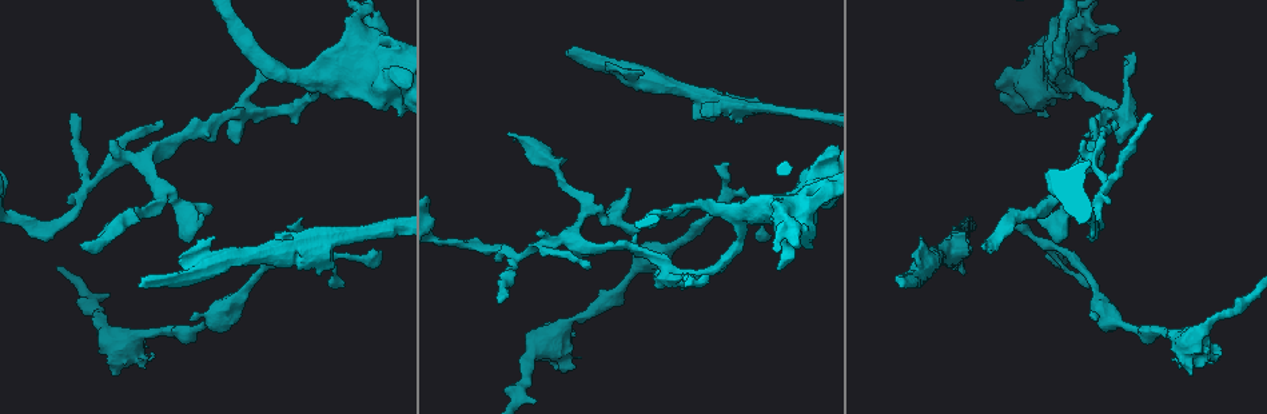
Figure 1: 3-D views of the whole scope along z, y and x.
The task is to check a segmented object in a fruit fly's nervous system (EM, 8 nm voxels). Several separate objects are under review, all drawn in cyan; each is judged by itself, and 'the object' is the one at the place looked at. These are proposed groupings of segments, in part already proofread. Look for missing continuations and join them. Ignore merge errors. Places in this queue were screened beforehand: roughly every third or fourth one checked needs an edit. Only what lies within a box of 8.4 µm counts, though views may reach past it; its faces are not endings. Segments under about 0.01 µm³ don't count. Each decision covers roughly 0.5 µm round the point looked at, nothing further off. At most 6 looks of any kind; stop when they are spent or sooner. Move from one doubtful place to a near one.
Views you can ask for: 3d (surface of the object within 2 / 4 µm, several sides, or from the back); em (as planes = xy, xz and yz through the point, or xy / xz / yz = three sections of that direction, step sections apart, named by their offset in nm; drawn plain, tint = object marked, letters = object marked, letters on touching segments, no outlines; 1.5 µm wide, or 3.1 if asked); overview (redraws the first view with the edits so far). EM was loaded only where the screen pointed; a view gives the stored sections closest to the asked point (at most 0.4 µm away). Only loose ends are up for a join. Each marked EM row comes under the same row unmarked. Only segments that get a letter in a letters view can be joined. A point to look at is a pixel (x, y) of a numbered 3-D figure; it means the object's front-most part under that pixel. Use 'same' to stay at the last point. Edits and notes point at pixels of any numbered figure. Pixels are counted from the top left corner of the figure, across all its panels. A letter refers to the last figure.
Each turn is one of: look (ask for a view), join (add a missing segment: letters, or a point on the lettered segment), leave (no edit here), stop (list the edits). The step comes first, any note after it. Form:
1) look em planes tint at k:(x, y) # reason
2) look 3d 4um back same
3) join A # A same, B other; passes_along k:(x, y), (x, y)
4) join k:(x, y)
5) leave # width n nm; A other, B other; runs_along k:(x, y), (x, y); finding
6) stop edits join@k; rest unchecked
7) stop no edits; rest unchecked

look 3d 2um at 1:(566, 55) # long arm stops here

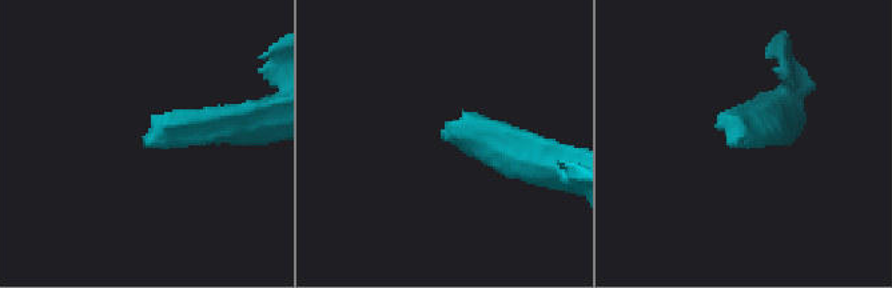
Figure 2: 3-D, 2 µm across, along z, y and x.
look em xy step 8 letters at 2:(741, 137) # now the EM

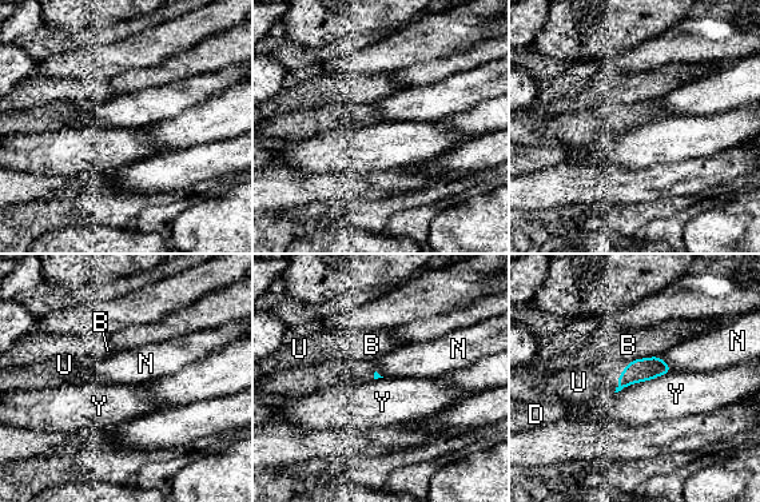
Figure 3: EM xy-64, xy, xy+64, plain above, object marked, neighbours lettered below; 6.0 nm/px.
look em planes letters same

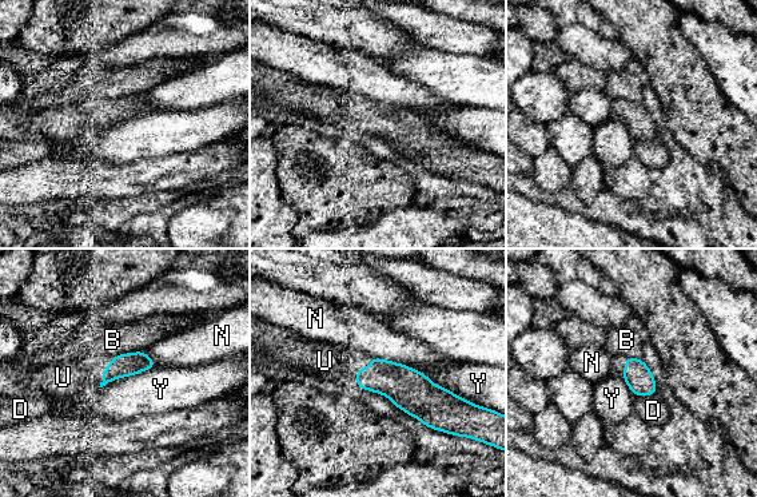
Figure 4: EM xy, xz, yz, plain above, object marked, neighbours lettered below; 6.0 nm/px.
leave # B other, D other, N other, U other, Y other; border 4:(409, 366), (467, 401); no lettered segment goes on from it

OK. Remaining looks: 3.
look em xz step 8 tint at 1:(638, 232) # branch stops here

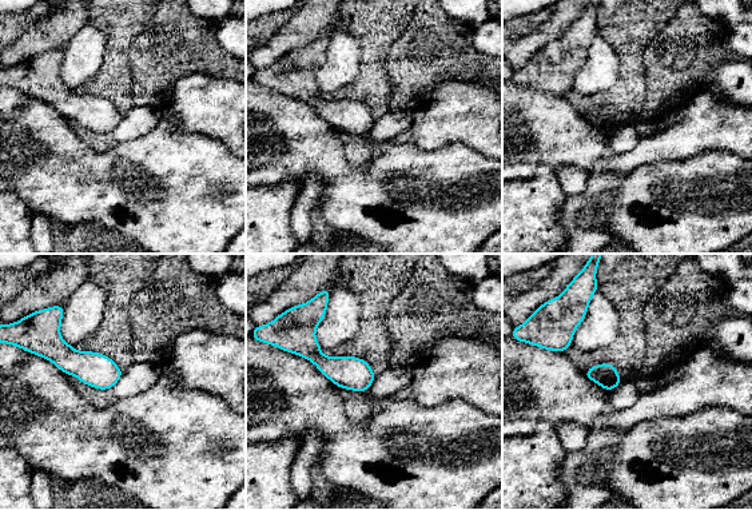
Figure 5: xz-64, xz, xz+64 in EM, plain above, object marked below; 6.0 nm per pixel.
look em planes letters same # cut it another way

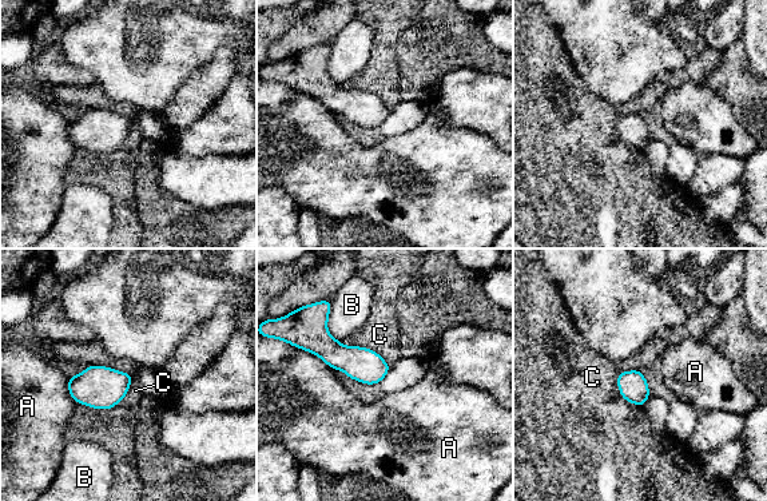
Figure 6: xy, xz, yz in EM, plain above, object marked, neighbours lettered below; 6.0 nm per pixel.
leave # width 180 nm; A other, B other, C other; border 6:(341, 342), (366, 346), (389, 366); no lettered segment goes on from it

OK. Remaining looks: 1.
stop no edits; rest unchecked

